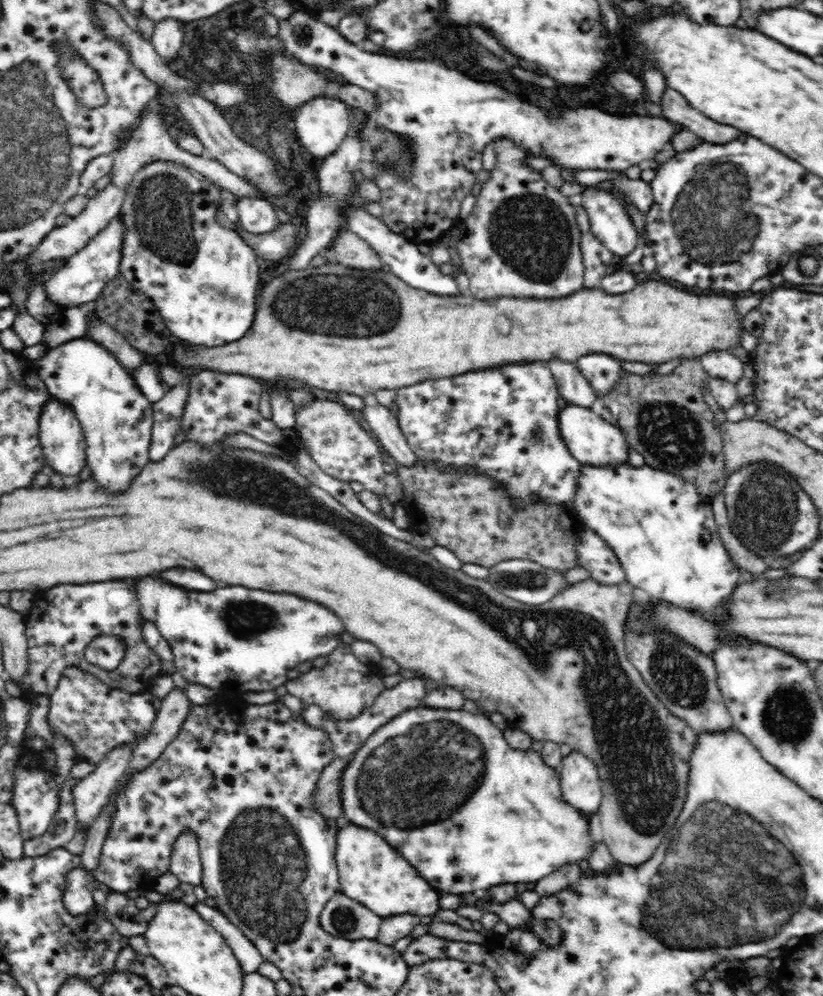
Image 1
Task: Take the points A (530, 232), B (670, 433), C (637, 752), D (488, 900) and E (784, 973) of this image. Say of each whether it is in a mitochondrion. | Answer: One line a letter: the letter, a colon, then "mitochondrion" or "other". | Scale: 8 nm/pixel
A: mitochondrion
B: mitochondrion
C: mitochondrion
D: other
E: other

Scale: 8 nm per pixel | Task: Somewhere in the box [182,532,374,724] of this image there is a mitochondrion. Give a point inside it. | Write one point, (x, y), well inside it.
(245, 619)

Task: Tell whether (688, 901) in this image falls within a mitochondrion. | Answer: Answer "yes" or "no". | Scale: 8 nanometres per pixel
yes

